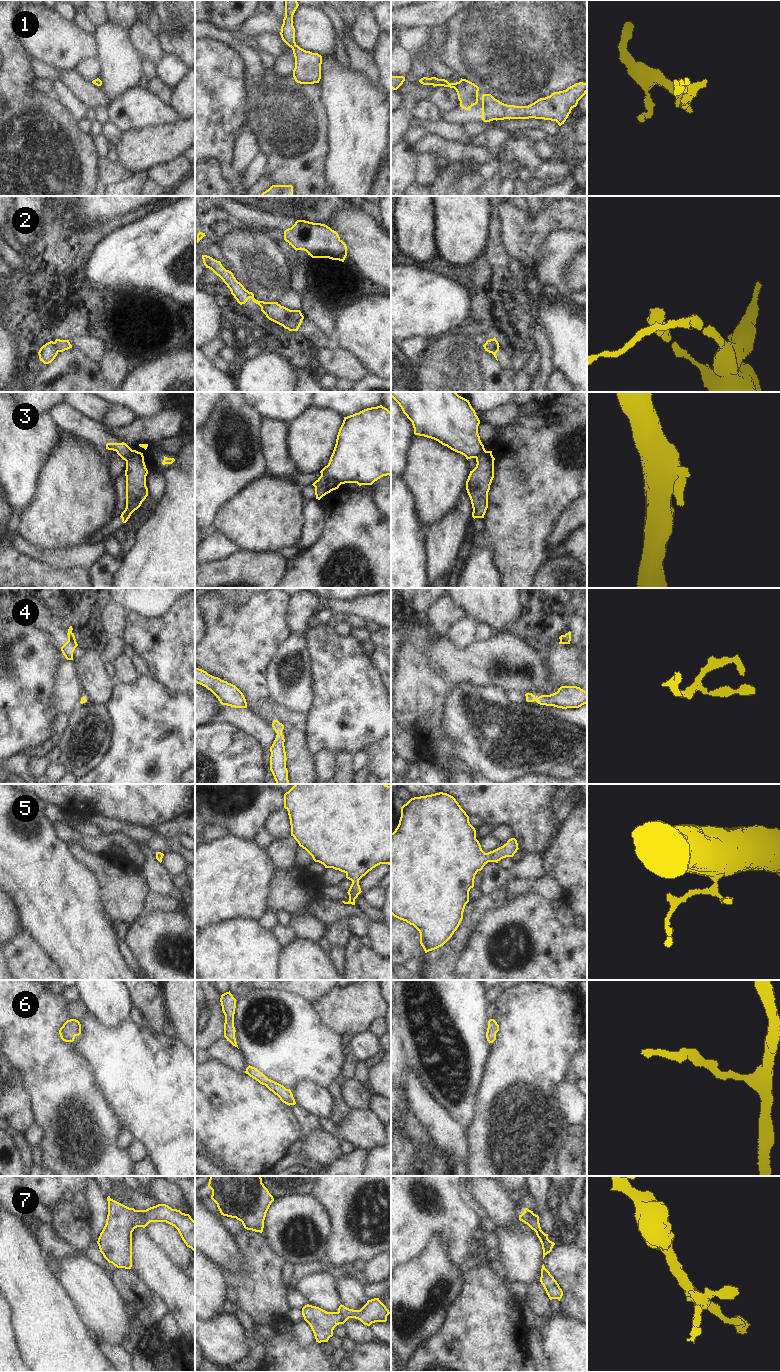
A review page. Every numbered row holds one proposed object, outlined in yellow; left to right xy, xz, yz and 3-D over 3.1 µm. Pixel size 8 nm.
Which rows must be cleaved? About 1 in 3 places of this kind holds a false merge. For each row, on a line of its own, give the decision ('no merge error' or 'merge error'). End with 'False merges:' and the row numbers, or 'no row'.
1: no merge error
2: merge error
3: merge error
4: no merge error
5: no merge error
6: no merge error
7: merge error
False merges: 2, 3, 7

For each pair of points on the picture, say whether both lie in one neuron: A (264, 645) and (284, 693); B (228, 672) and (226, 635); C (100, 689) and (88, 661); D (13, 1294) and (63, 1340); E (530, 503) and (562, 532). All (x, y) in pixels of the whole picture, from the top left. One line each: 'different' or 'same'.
A: different
B: same
C: same
D: same
E: different

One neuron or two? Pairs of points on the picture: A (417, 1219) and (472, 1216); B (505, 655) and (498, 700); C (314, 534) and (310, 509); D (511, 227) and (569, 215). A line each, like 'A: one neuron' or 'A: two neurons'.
A: one neuron
B: two neurons
C: one neuron
D: one neuron

